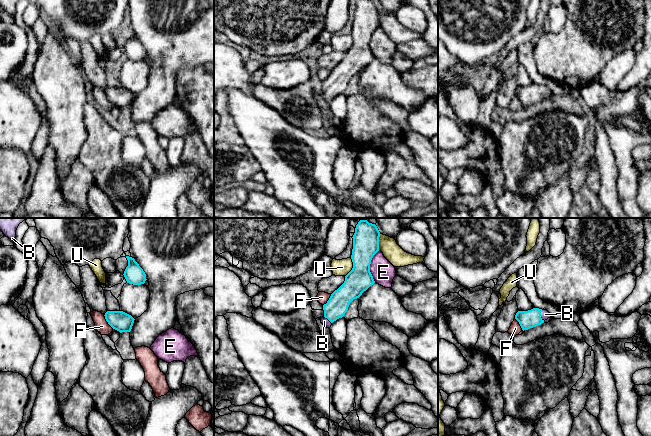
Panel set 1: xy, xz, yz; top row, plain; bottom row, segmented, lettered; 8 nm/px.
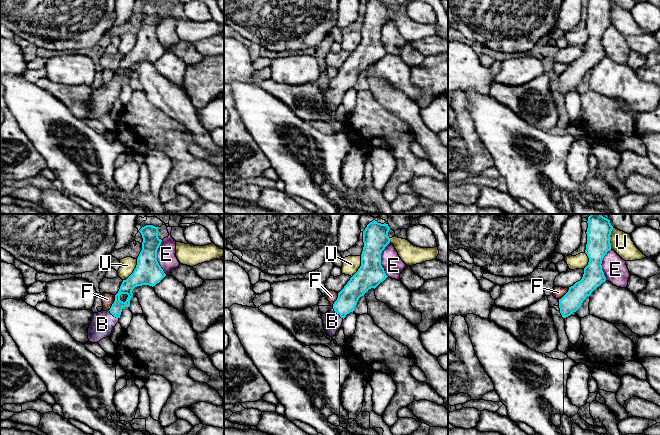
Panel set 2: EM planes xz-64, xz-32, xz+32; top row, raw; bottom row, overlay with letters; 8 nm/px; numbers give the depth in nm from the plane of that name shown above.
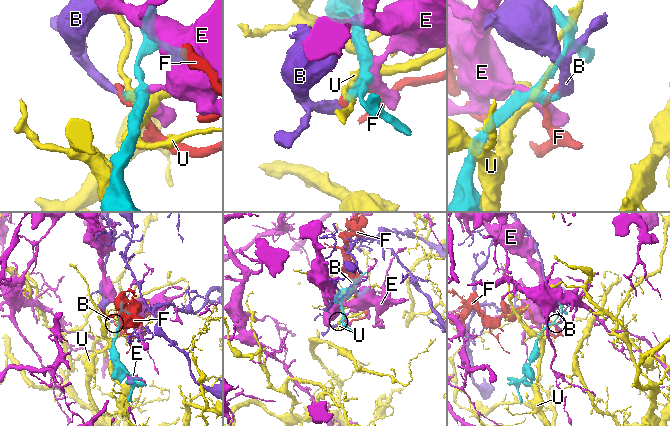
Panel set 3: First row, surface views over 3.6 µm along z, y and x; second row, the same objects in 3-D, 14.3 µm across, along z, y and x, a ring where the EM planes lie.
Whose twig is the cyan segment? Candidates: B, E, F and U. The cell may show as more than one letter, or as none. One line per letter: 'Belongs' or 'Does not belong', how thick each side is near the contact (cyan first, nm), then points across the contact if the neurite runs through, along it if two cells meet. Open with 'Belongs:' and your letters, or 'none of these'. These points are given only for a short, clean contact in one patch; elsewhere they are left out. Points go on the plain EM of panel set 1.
Belongs: B
B: Belongs. Thickness 140 nm (cyan) against 70 nm. Path across: yz (528, 95), (540, 91), (545, 90)
E: Does not belong. Thickness 200 nm (cyan) against 190 nm. Boundary: xz (378, 26), (370, 40), (370, 49), (374, 58)
F: Does not belong. Thickness 160 nm (cyan) against 110 nm. Boundary: xy (103, 91), (113, 104)
U: Does not belong. Thickness 200 nm (cyan) against 130 nm

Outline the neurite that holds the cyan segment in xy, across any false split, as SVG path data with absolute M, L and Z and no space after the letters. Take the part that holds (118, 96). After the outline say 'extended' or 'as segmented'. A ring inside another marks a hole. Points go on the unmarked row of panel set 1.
M107 87L104 92L108 100L120 109L130 108L135 96L123 87Z; as segmented

